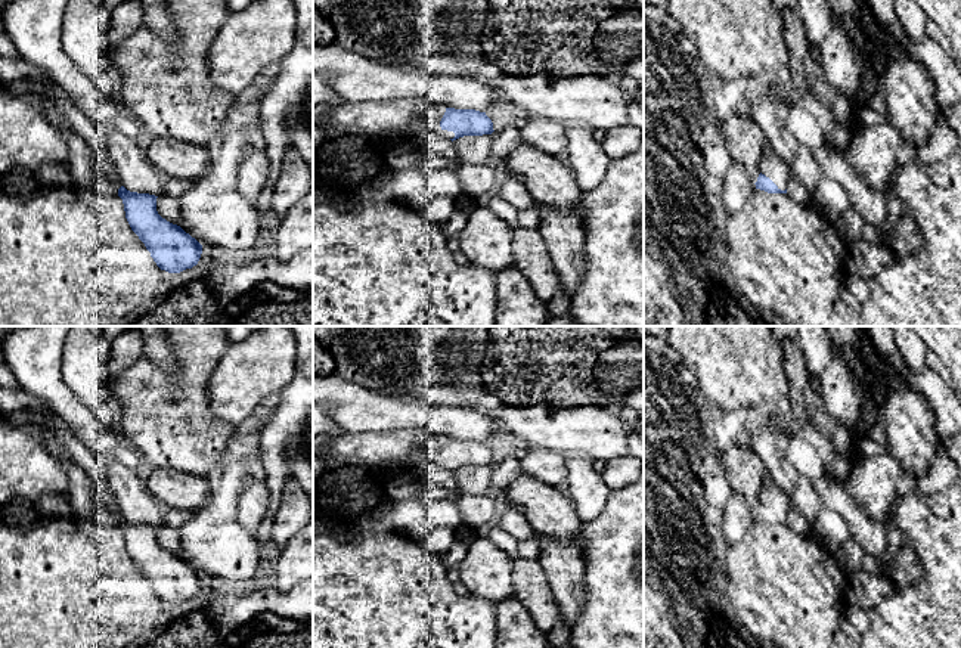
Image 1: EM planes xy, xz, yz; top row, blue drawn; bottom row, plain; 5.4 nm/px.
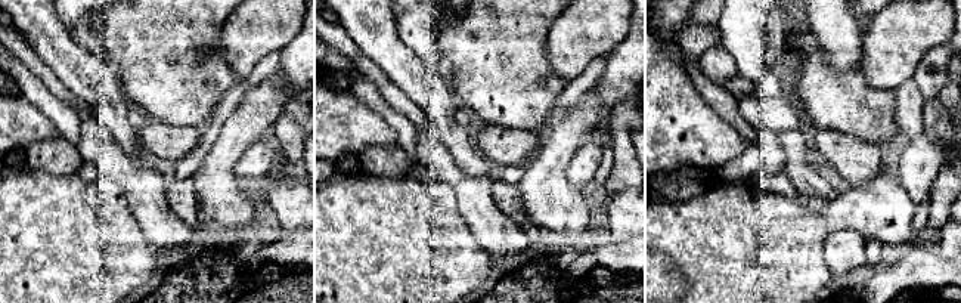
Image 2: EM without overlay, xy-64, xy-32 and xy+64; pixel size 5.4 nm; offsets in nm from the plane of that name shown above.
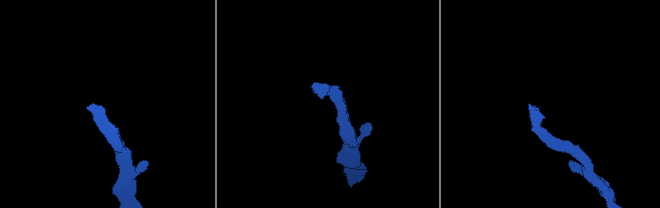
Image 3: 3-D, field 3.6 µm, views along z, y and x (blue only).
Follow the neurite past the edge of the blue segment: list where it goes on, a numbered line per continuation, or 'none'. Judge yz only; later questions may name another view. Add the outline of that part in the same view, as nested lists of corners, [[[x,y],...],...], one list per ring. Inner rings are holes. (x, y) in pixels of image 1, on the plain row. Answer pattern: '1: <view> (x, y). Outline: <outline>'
1: yz (771, 495). Outline: [[[769,472],[763,477],[759,502],[769,508],[781,521],[787,520],[787,514],[791,509],[788,496],[774,483]]]

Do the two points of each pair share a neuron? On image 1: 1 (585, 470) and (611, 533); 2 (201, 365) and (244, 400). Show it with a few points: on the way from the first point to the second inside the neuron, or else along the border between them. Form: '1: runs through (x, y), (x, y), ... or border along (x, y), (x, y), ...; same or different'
1: border along (611, 490), (605, 507), (594, 518), (583, 523); different
2: border along (231, 344), (208, 381), (208, 405), (211, 409); different

